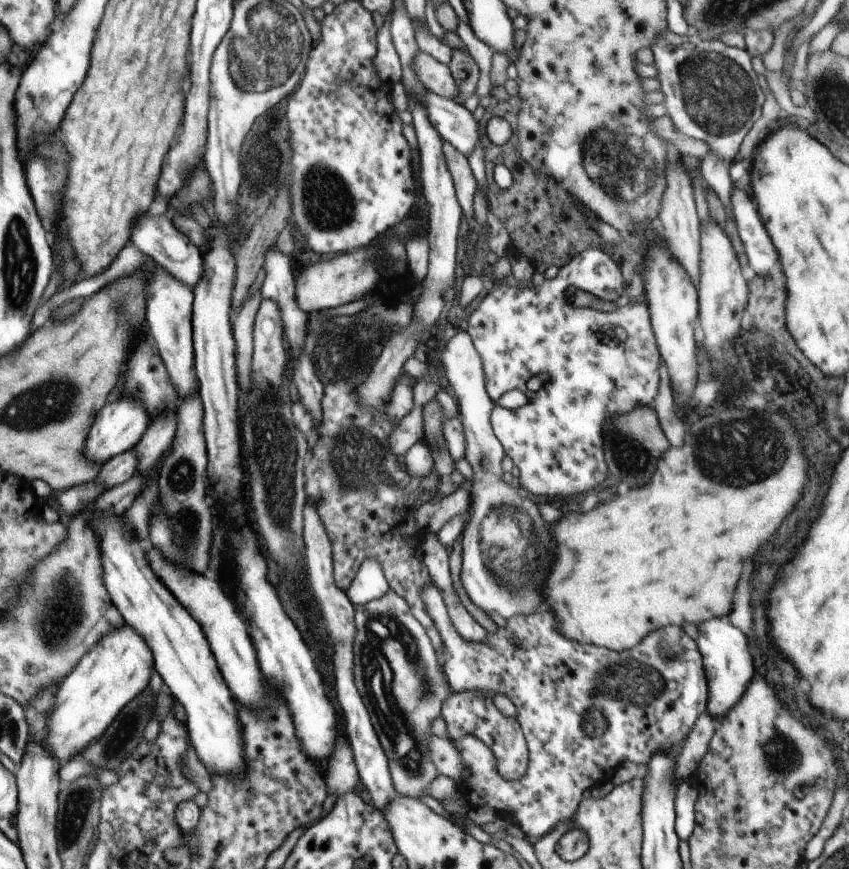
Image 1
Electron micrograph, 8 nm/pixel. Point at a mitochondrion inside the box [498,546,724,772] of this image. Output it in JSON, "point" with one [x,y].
{"point":[617,680]}

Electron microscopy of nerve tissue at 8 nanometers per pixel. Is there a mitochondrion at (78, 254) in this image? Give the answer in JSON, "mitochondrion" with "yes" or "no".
{"mitochondrion":"no"}

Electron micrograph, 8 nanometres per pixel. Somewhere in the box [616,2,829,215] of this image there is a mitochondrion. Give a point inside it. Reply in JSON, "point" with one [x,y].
{"point":[718,93]}

